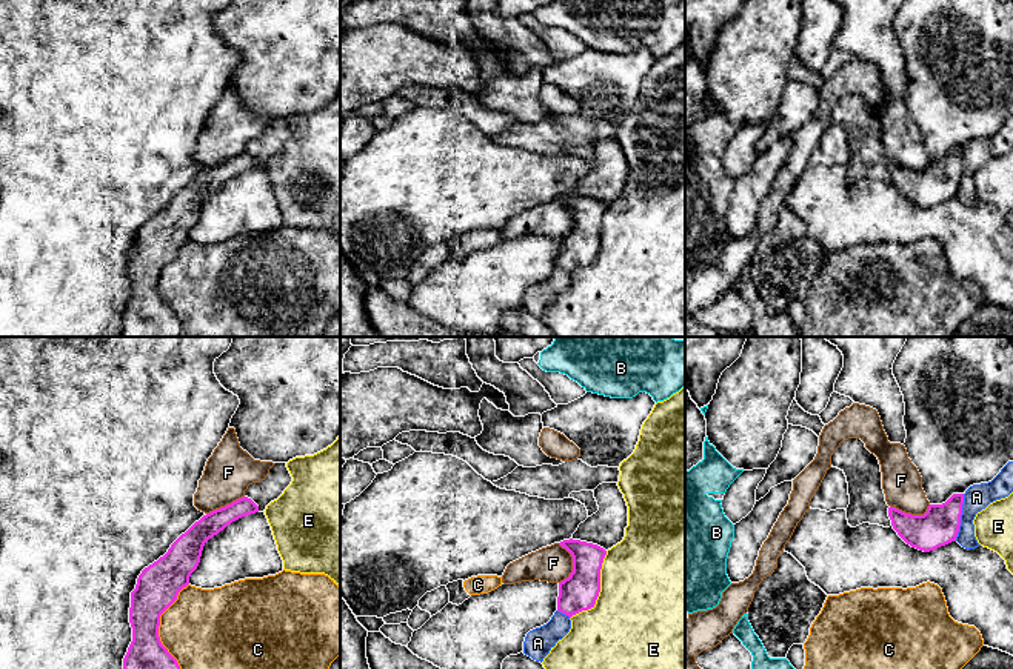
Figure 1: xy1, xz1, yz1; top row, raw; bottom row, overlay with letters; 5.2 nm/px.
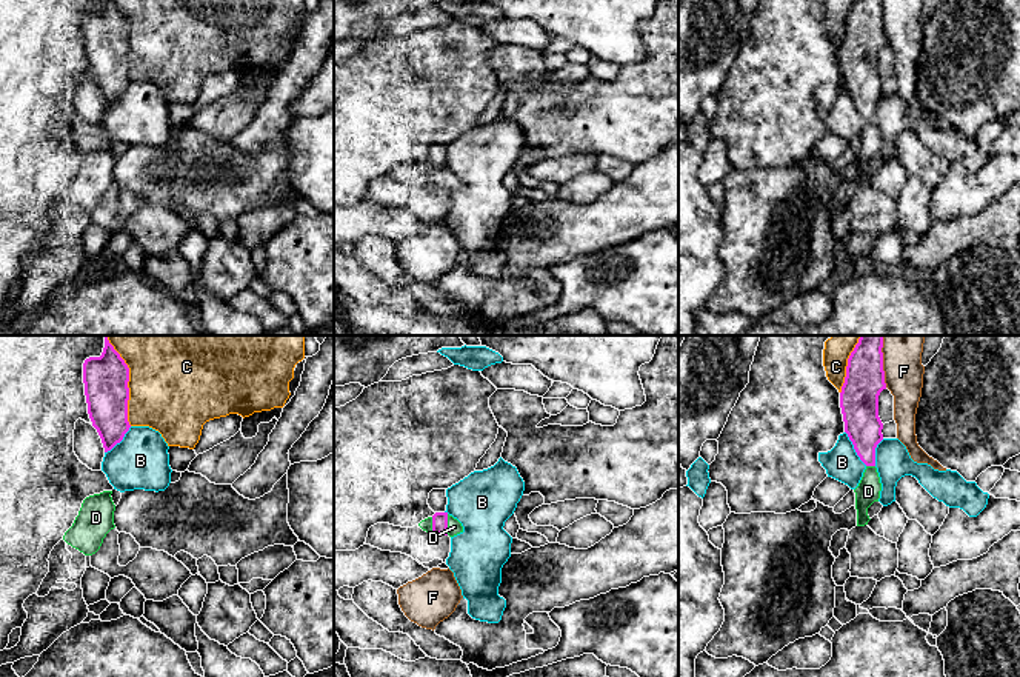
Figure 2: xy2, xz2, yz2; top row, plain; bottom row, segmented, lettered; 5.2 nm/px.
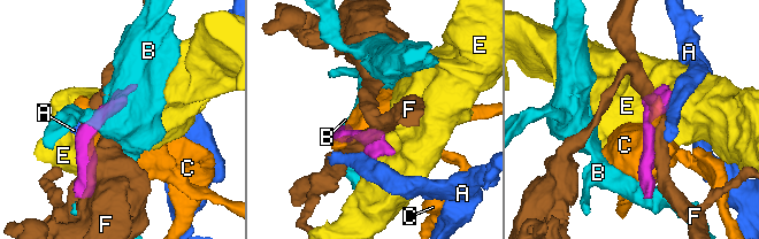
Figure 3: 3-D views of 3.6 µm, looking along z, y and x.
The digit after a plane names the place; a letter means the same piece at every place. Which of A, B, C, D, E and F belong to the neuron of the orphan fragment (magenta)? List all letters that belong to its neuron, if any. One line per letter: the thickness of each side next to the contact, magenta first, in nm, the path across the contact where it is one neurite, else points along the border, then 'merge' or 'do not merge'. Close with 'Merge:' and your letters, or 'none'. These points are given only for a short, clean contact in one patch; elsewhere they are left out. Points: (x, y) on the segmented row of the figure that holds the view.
A: calibres 200 and 140 nm; border yz1 (964, 494), (959, 531), (955, 540); do not merge
B: calibres 200 and 180 nm; border yz2 (845, 431), (856, 454), (866, 465); do not merge
C: calibres 240 and 500 nm; do not merge
D: calibres 80 and 80 nm; way xz2 (439, 519), (446, 525), (454, 526); merge
E: calibres 200 and 500 nm; do not merge
F: calibres 200 and 220 nm; do not merge
Merge: D

